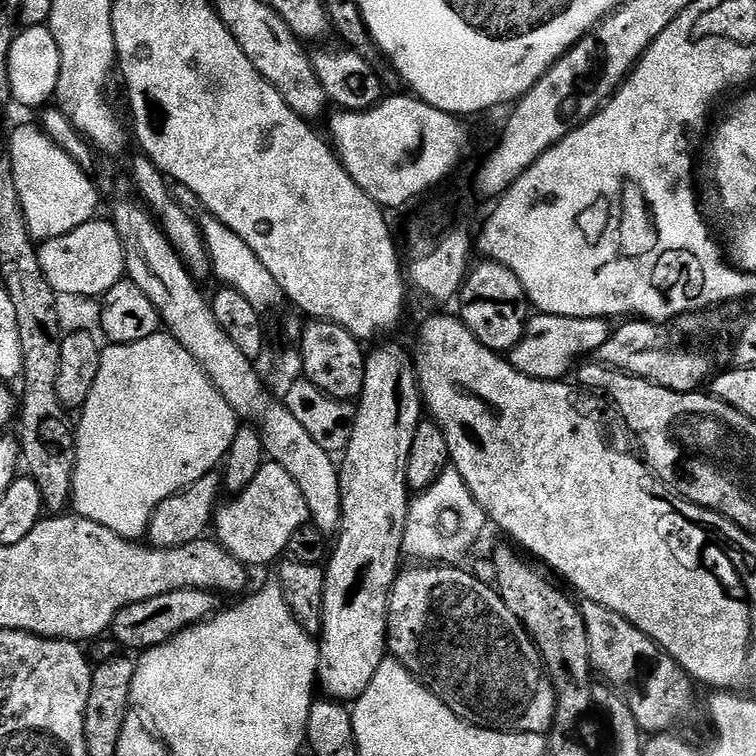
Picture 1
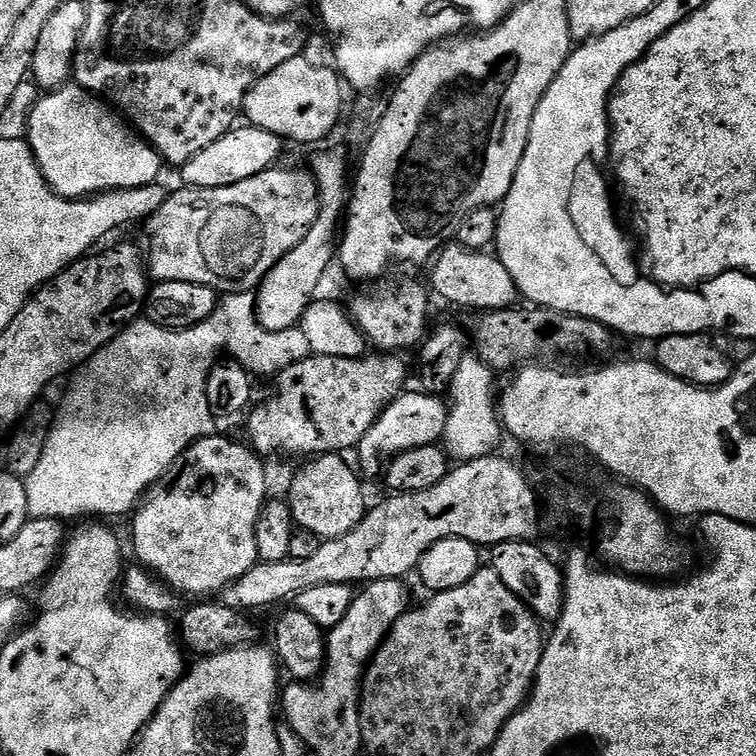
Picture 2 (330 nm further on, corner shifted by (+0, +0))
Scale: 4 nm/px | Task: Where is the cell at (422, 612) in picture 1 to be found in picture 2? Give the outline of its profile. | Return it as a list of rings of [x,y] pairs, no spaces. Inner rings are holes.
[[[320,454],[309,459],[305,463],[308,465],[293,478],[286,493],[297,529],[314,534],[320,537],[321,541],[350,534],[350,530],[354,530],[354,526],[362,522],[366,513],[365,481],[358,475],[357,469],[352,469],[344,460],[347,459],[340,454]]]

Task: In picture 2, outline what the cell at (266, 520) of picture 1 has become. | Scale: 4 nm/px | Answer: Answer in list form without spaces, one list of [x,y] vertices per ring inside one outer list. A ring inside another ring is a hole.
[[[220,435],[203,436],[189,446],[183,454],[178,471],[165,476],[154,485],[131,517],[132,544],[140,559],[137,561],[172,585],[177,593],[189,592],[196,596],[192,598],[208,598],[213,594],[223,593],[228,585],[242,578],[242,574],[246,574],[246,570],[253,568],[260,560],[256,527],[260,512],[270,496],[268,472],[260,461],[263,460],[261,453],[253,450],[247,443],[239,444],[228,436]]]

